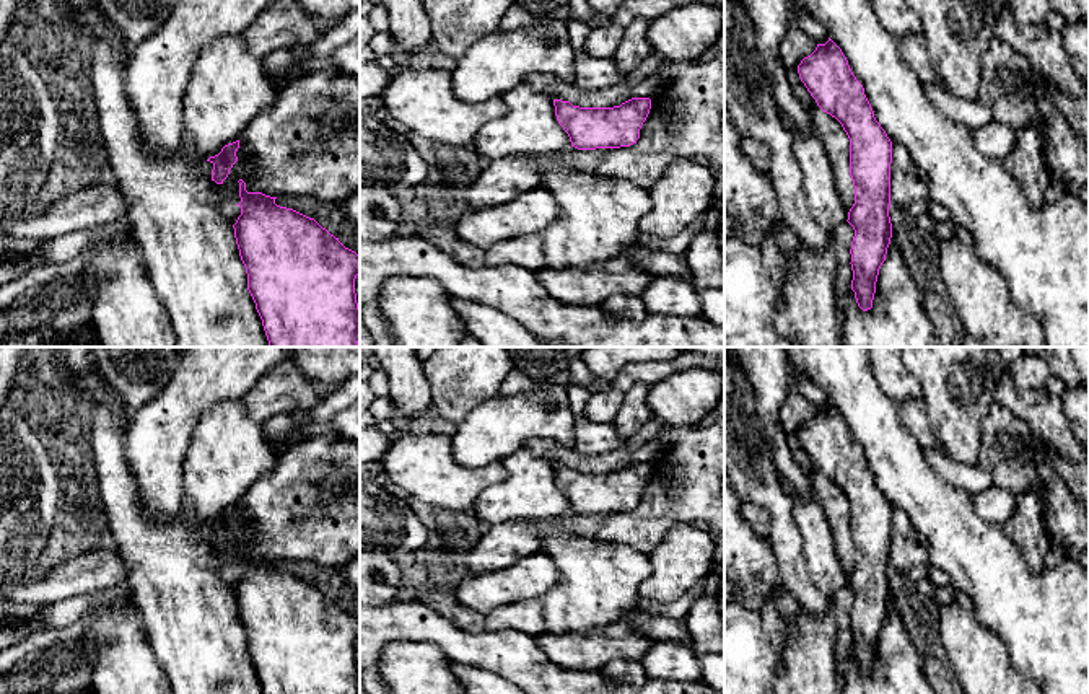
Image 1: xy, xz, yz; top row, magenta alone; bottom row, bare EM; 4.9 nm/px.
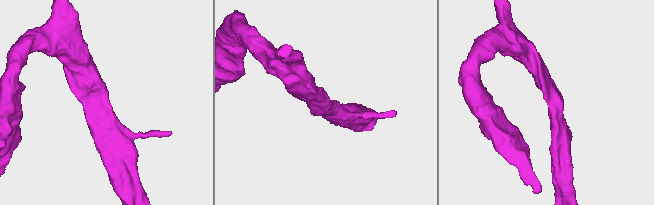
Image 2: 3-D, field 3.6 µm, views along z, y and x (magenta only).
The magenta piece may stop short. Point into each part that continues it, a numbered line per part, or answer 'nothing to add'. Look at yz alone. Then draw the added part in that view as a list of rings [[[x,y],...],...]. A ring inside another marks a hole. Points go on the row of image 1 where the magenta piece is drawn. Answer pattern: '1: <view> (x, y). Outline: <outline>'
nothing to add

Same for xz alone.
nothing to add

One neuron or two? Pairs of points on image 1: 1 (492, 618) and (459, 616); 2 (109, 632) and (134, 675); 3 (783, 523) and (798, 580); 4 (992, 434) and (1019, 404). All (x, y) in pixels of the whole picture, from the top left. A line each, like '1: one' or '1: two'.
1: one
2: one
3: one
4: two

